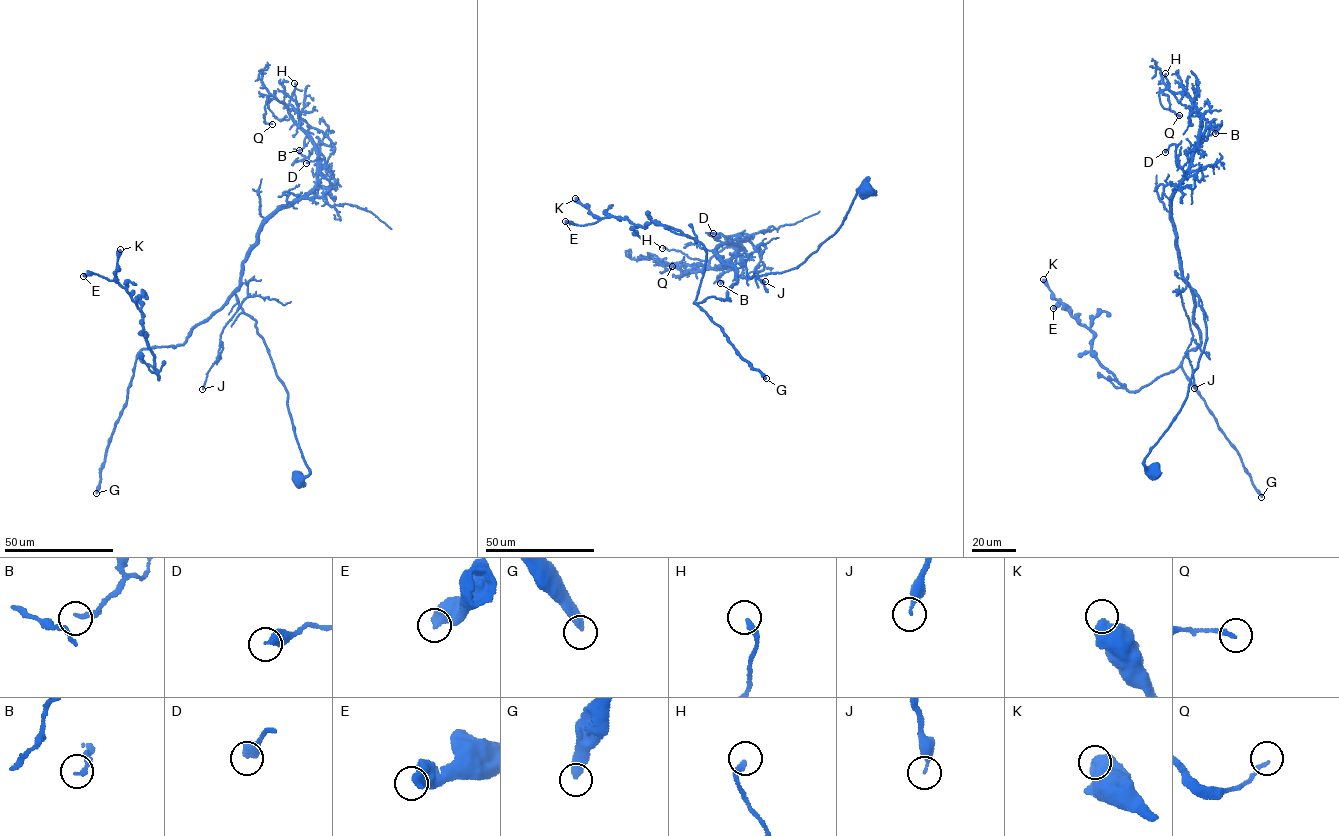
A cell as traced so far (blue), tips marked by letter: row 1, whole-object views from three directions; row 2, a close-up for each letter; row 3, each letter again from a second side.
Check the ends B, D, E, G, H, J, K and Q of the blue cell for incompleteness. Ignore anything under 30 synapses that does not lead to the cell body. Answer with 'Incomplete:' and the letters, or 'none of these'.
Incomplete: G

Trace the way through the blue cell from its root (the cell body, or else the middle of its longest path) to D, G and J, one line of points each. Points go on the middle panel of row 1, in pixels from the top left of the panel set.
D: (869, 189), (868, 178), (834, 234), (788, 270), (742, 278), (714, 254), (721, 244), (750, 236), (713, 233)
G: (869, 189), (868, 178), (834, 233), (799, 265), (736, 275), (729, 301), (710, 296), (695, 303), (766, 378)
J: (869, 189), (868, 178), (834, 233), (795, 267), (746, 278), (735, 264), (745, 259), (747, 274), (765, 281)

